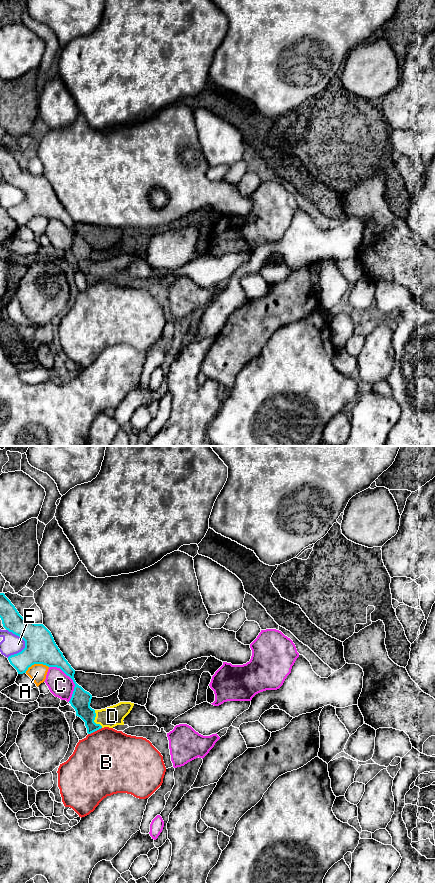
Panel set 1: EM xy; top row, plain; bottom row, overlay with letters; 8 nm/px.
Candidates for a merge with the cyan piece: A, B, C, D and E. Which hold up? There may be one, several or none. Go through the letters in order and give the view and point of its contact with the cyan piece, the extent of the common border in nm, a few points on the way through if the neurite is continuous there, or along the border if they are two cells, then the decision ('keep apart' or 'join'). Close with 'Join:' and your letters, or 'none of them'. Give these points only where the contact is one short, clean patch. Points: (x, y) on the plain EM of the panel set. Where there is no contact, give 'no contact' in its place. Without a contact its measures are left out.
A: xy (36, 215) | 200 nm | keep apart
B: xy (94, 283) | 130 nm | along xy (101, 279), (88, 286) | keep apart
C: xy (71, 230) | 340 nm | keep apart
D: xy (94, 271) | 160 nm | across xy (80, 253), (82, 259), (94, 271), (112, 268) | join
E: xy (25, 195) | 240 nm | along xy (6, 181), (18, 187), (24, 193), (24, 199), (8, 209) | keep apart
Join: D

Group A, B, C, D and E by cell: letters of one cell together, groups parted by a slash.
A / B / C / D / E

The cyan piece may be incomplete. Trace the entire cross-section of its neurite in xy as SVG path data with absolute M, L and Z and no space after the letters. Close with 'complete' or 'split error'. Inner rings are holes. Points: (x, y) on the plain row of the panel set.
M0 145L0 170L6 182L25 193L25 200L21 204L8 209L18 226L26 225L34 216L60 220L75 236L69 255L75 261L76 268L85 274L88 286L104 279L124 277L123 272L134 255L120 254L105 261L92 261L92 247L76 235L75 222L56 197L51 184L43 176L35 176L23 170L4 145Z; split error

